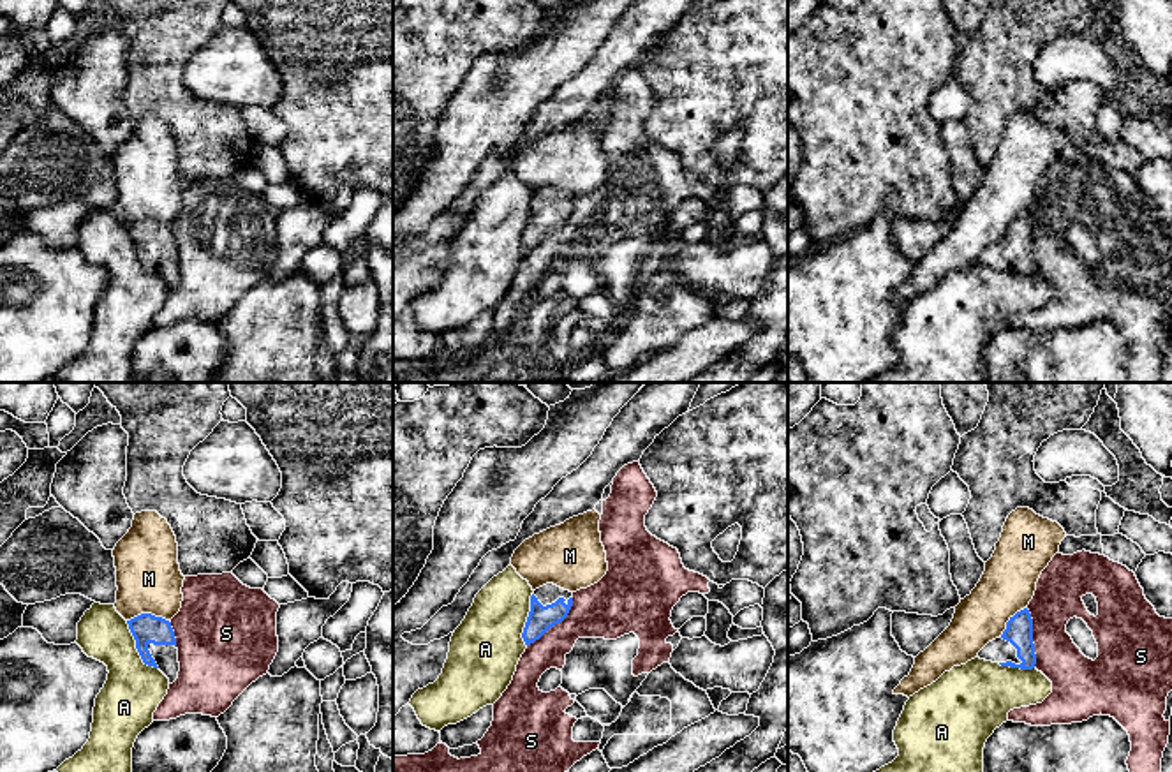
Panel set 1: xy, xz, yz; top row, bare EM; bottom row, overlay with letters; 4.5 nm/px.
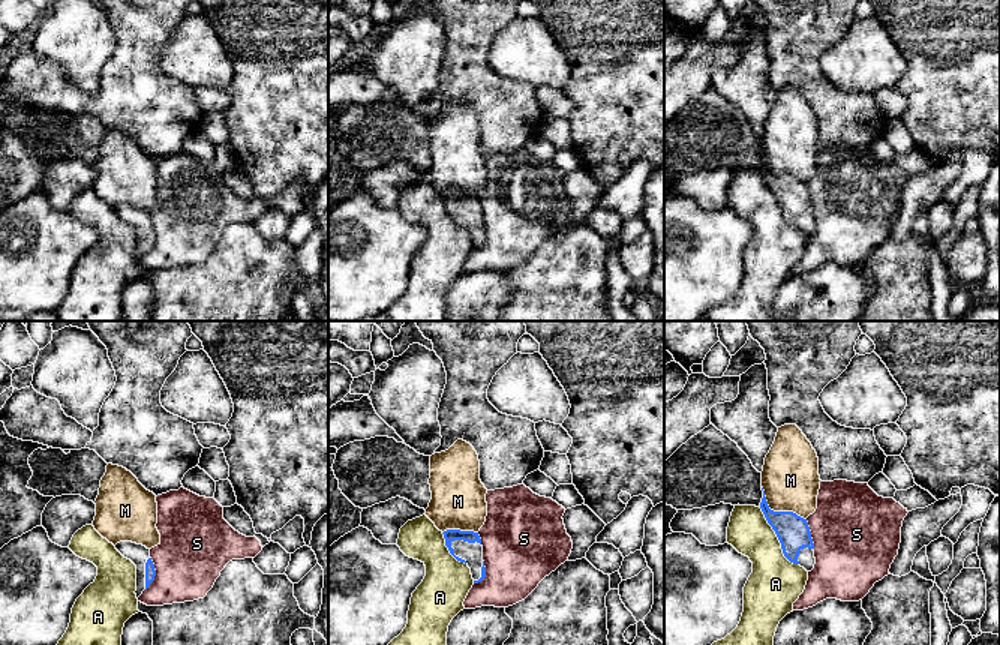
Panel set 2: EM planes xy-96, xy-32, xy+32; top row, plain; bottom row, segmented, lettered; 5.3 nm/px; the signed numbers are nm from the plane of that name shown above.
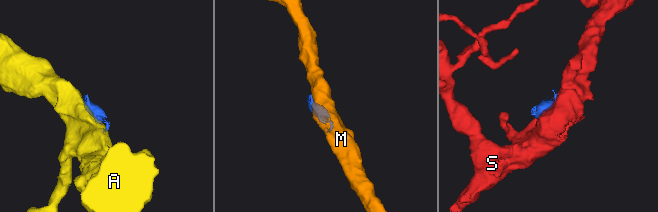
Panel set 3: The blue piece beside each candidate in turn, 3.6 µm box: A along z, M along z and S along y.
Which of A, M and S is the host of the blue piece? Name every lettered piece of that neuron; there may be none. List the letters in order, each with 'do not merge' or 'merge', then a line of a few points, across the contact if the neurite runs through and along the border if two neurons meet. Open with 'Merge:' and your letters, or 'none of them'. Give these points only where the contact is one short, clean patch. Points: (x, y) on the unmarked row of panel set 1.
Merge: none of them
A: do not merge
M: do not merge
S: do not merge

